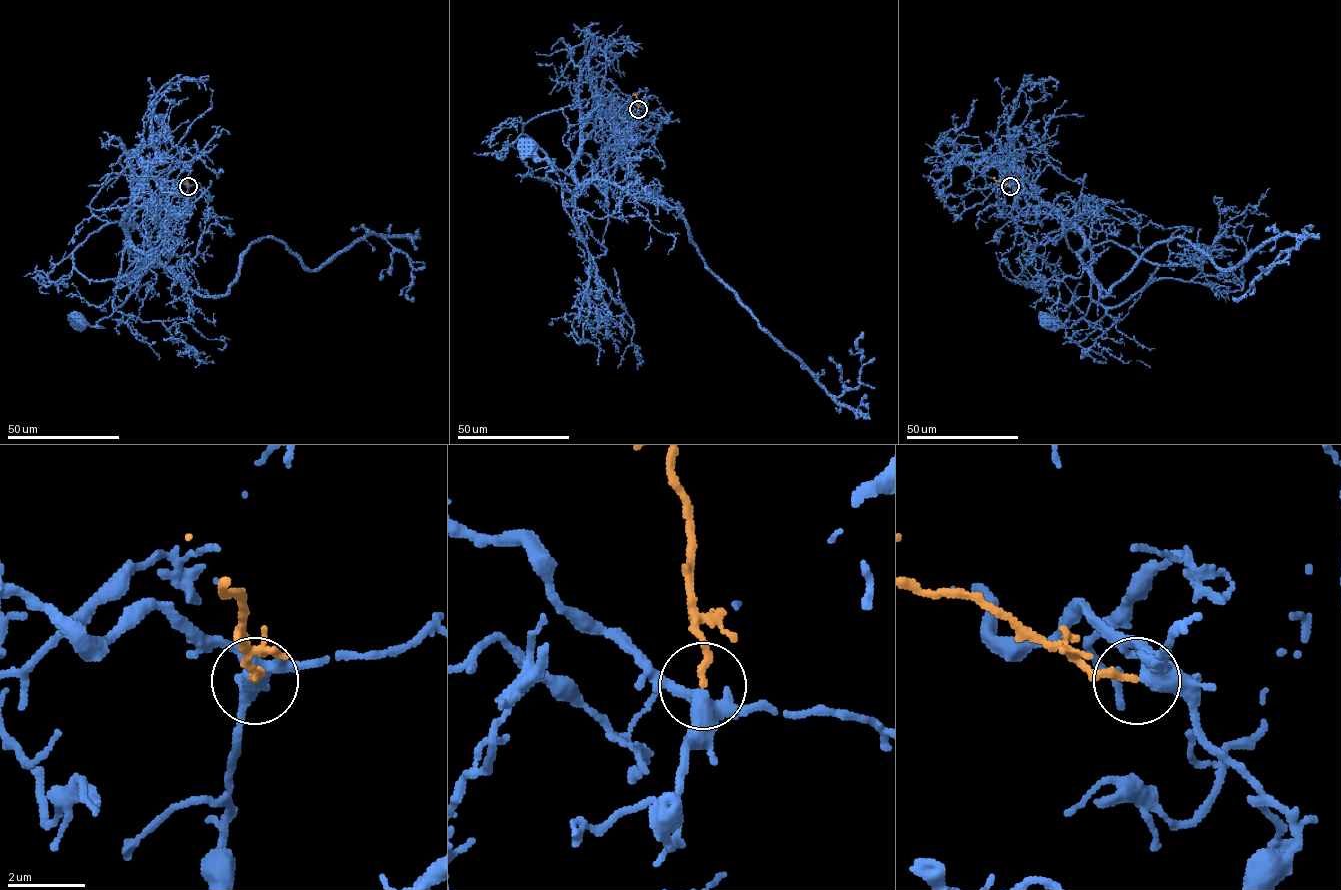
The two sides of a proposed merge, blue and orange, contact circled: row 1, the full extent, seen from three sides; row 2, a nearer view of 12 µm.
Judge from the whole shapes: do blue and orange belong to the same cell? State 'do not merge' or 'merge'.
merge

